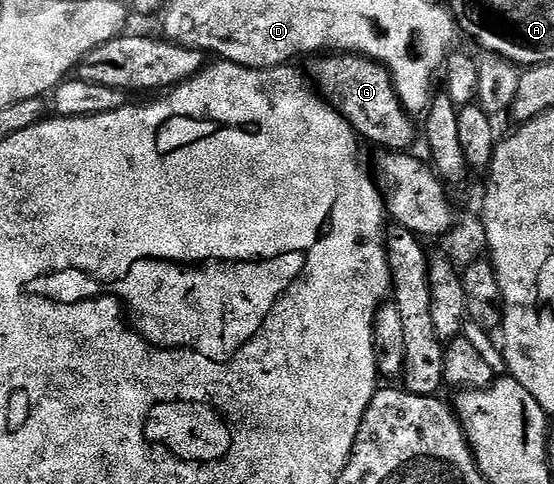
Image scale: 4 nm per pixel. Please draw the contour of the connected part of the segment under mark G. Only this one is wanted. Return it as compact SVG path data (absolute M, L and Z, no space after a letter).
M327 53L312 58L310 63L309 78L319 94L338 107L366 142L368 139L387 151L402 152L410 148L407 146L415 139L416 120L403 110L403 102L395 91L395 80L386 67L350 53Z

